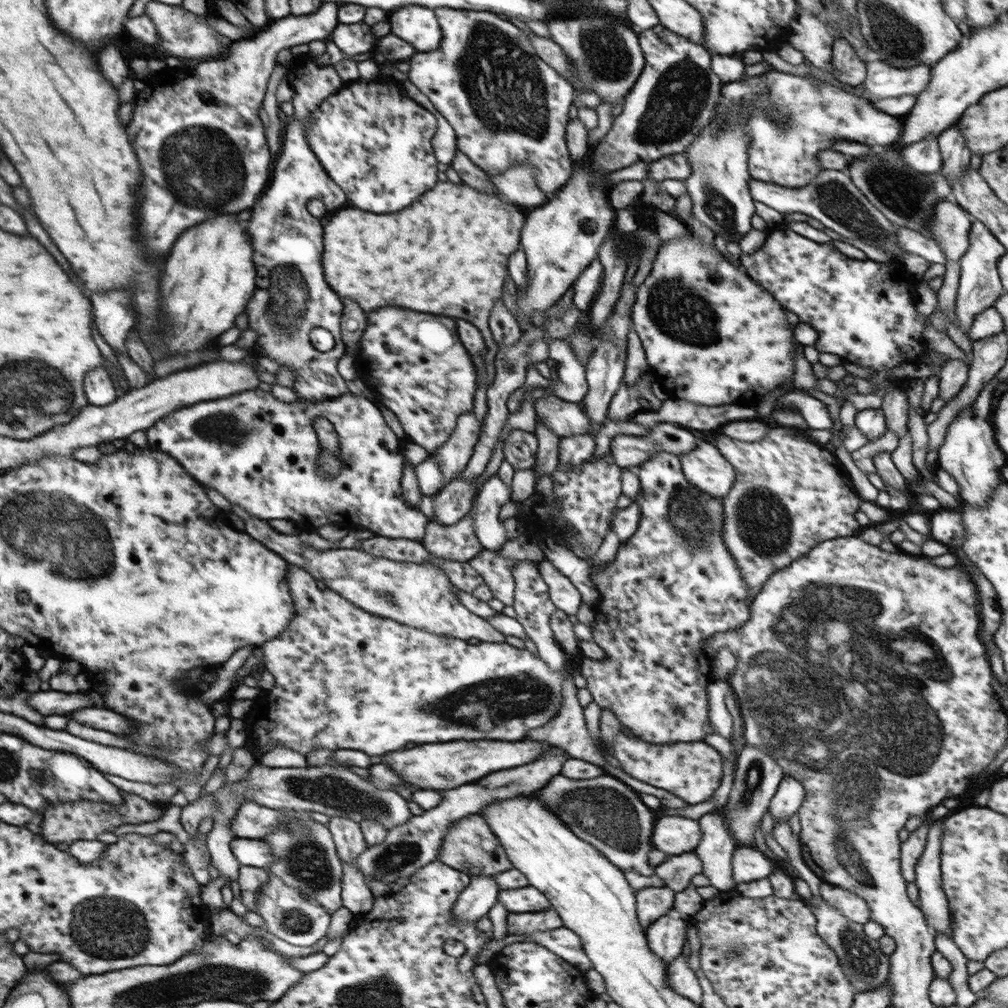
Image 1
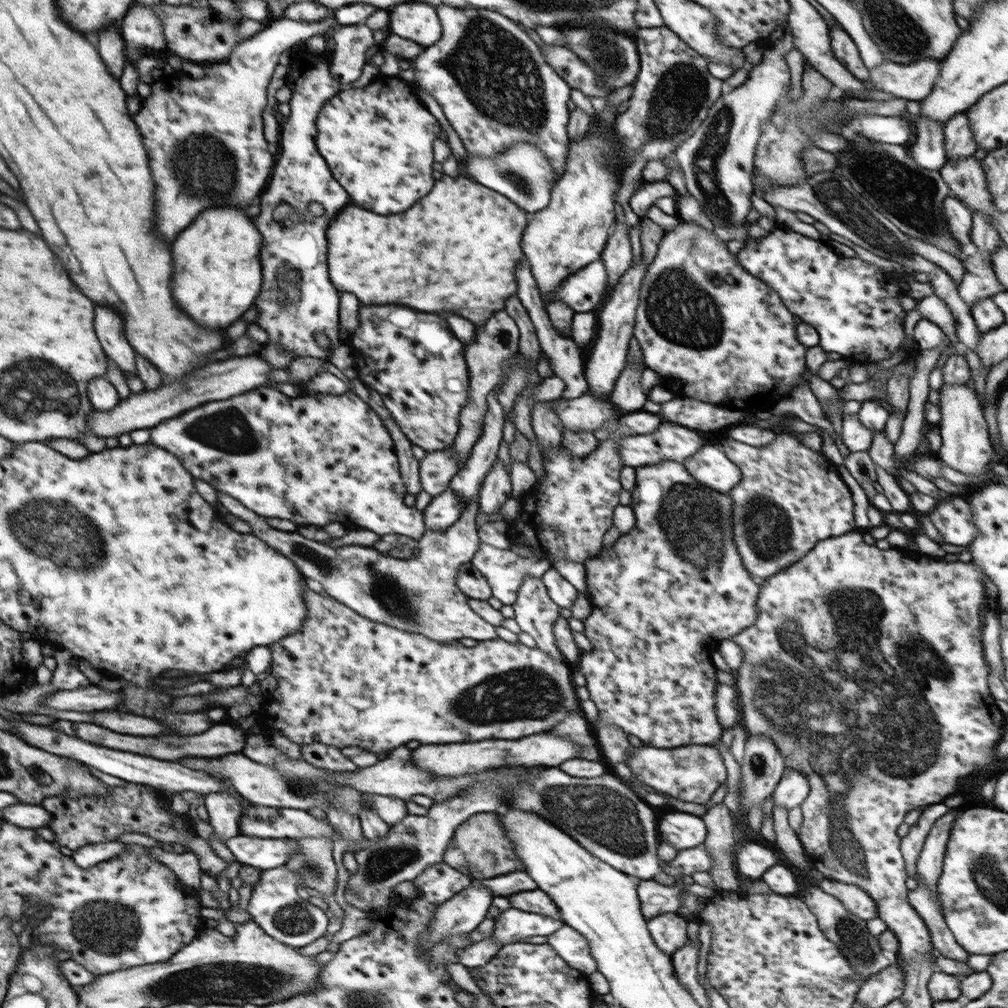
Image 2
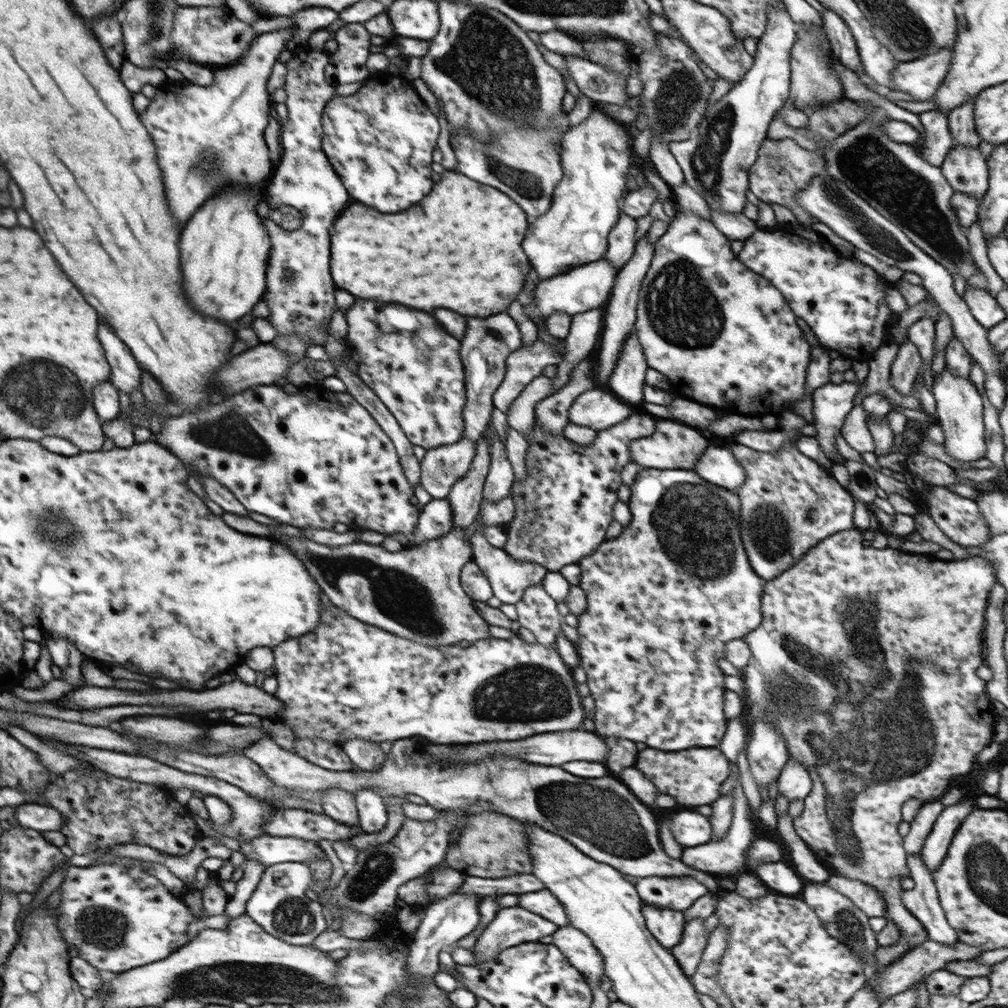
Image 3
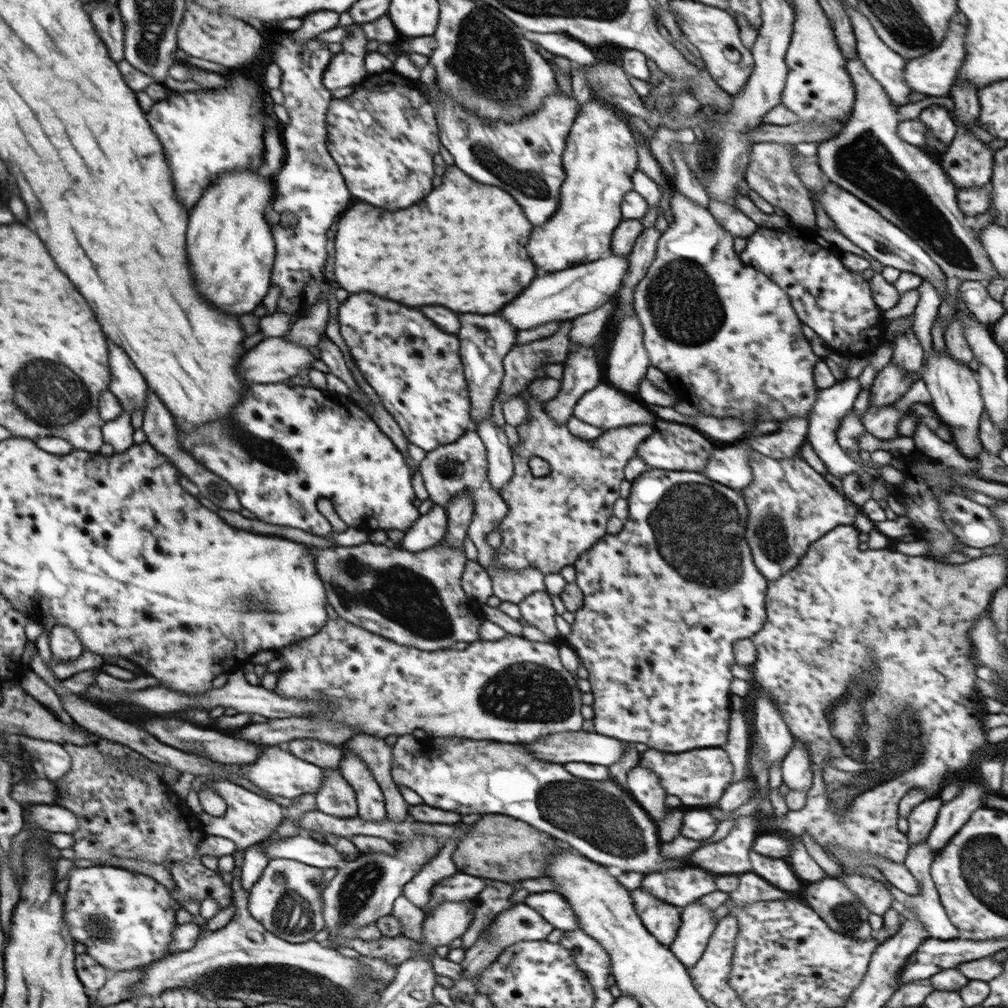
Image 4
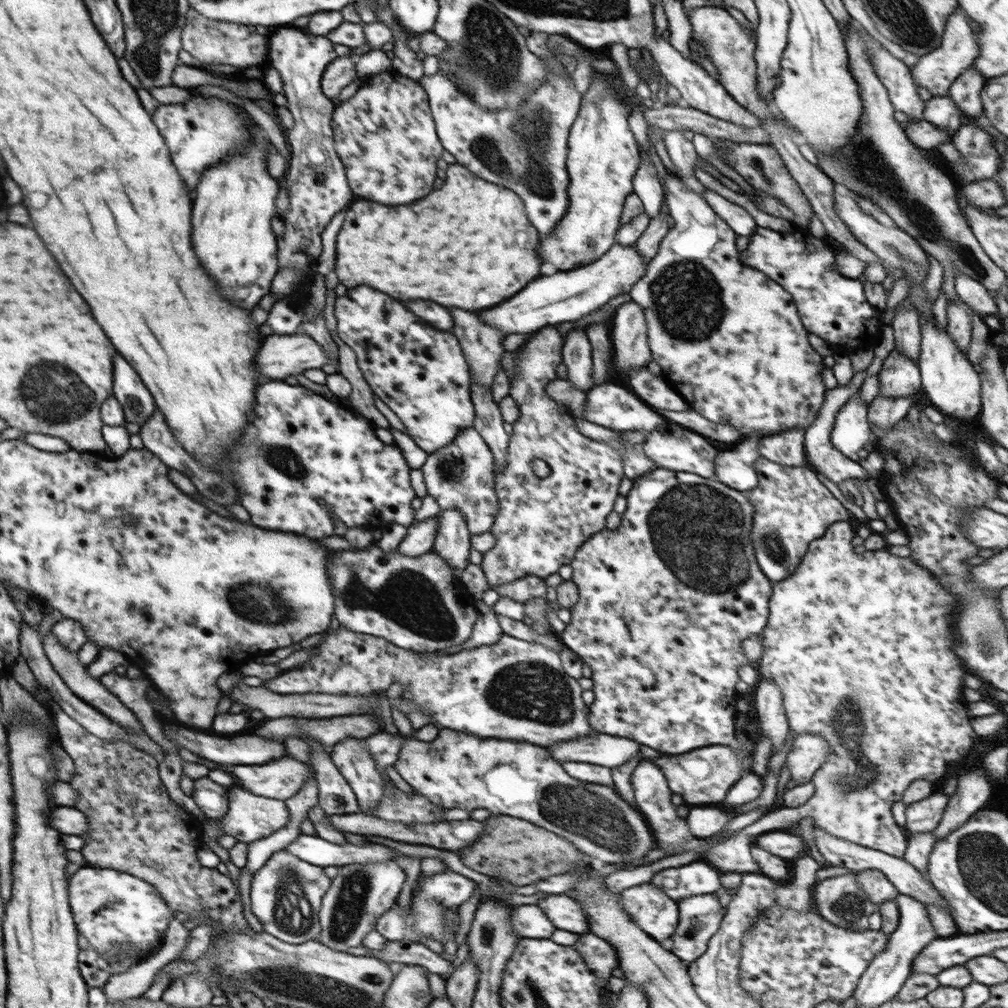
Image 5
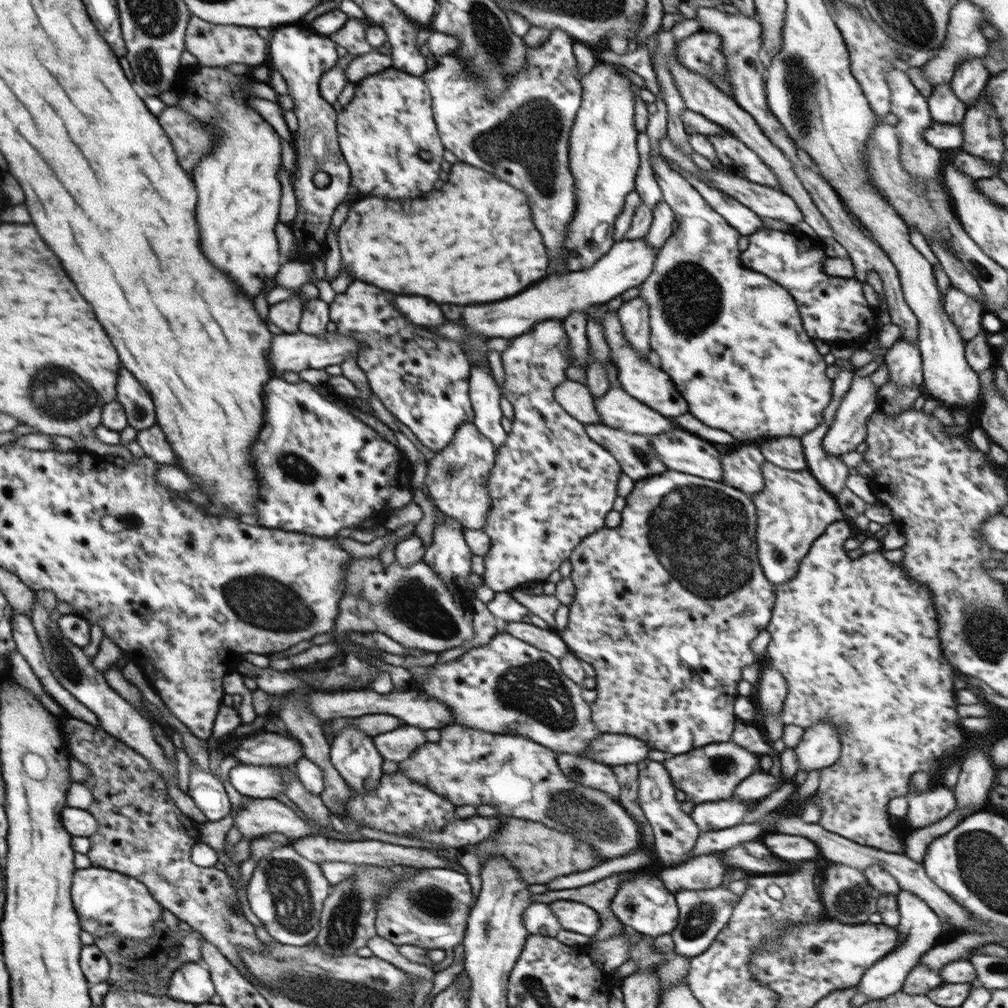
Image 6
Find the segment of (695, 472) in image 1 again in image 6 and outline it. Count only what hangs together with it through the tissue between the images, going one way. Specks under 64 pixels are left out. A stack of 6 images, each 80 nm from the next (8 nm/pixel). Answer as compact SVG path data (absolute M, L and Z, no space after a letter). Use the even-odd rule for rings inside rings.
M755 445L742 446L736 452L721 455L723 482L748 496L764 490L761 464L765 461L761 450Z

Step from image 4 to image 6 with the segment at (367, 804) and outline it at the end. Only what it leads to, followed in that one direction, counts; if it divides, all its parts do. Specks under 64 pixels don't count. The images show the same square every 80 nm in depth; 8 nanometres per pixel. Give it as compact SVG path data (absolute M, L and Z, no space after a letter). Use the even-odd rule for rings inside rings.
M344 727L344 731L330 742L332 766L360 794L374 790L383 775L384 760L372 739L354 727Z

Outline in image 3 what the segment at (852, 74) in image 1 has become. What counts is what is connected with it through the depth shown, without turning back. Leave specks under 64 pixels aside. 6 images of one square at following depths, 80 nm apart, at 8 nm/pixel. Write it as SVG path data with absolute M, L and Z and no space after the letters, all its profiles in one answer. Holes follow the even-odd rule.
M825 8L821 17L823 18L823 28L835 58L854 72L865 72L859 57L857 44L848 25L837 13L830 11L830 9Z

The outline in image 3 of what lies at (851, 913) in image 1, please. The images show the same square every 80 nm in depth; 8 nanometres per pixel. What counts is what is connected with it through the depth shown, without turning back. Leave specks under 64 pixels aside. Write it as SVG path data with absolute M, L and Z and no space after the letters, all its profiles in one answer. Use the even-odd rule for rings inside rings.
M836 874L830 875L825 883L840 894L847 896L869 918L885 916L885 900L873 886L864 884L856 878L846 878Z

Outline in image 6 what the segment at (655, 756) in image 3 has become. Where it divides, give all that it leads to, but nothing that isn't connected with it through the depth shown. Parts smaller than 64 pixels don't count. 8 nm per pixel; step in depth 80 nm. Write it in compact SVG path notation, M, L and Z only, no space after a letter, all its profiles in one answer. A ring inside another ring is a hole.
M716 742L706 747L696 748L688 753L674 755L670 760L664 760L674 788L682 790L686 799L694 804L726 800L733 796L734 789L752 773L760 772L760 758L757 754L746 751L736 743Z

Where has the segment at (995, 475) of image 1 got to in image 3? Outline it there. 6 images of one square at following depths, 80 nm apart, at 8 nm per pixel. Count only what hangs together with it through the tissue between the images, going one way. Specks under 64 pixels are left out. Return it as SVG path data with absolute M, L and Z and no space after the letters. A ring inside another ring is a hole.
M948 368L934 378L932 394L936 403L936 423L942 427L944 434L944 448L946 454L958 460L958 462L974 462L985 458L986 442L984 441L984 421L982 411L984 402L978 389L969 378L956 376Z

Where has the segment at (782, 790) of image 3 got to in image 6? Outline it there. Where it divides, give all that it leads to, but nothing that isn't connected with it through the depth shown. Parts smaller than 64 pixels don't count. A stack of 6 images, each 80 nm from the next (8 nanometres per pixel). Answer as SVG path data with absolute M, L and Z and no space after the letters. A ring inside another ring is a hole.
M820 721L806 729L794 751L799 769L809 773L835 764L840 758L841 748L836 724Z

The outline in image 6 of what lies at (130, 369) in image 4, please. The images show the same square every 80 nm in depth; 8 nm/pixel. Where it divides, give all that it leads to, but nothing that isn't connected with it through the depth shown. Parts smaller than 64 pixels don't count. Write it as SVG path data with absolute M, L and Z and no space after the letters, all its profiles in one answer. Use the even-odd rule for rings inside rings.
M122 366L122 378L117 380L117 401L124 407L129 426L138 432L157 422L154 404L138 379Z

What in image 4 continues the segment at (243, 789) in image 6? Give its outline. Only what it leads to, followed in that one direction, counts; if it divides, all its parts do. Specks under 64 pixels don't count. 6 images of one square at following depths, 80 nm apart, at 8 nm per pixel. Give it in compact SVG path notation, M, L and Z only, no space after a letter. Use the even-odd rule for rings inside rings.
M266 745L254 764L240 767L244 778L252 781L258 788L276 796L297 798L309 792L317 792L324 784L325 772L322 768L296 758L284 745Z

